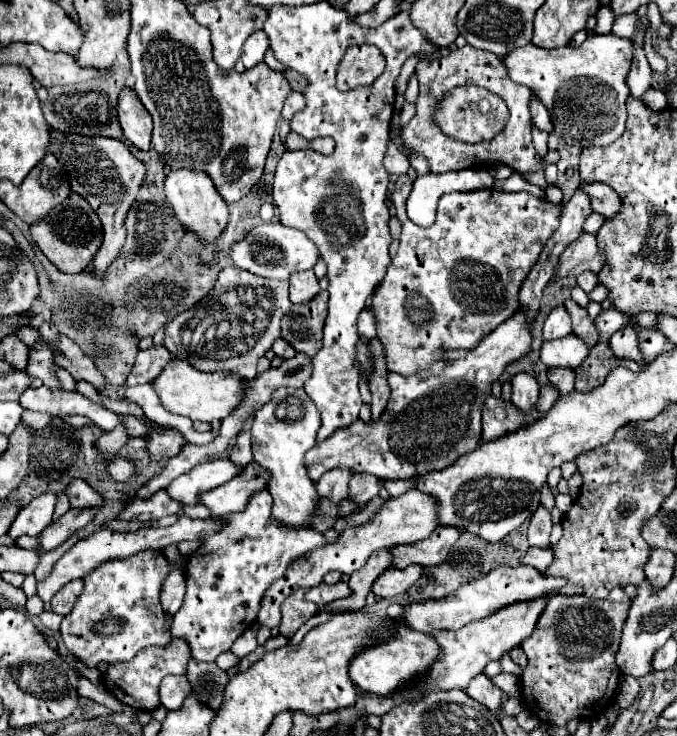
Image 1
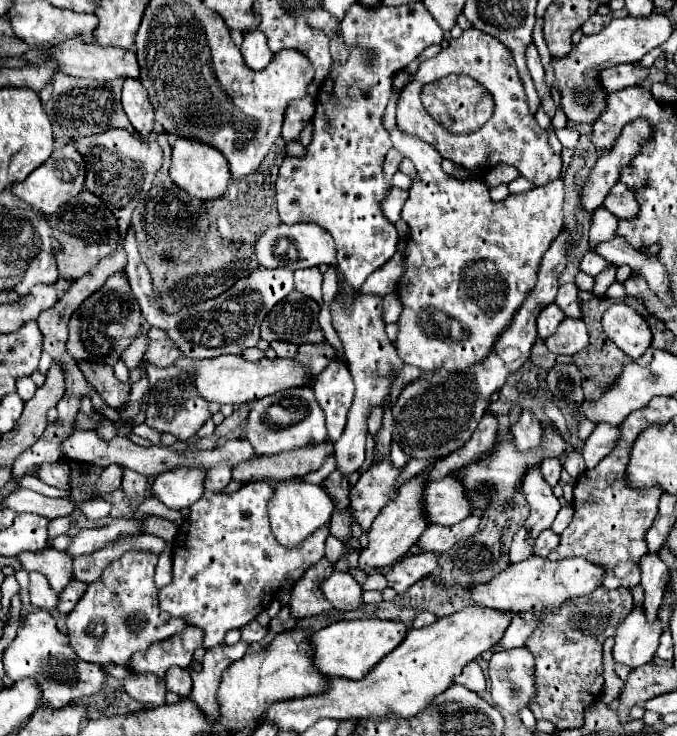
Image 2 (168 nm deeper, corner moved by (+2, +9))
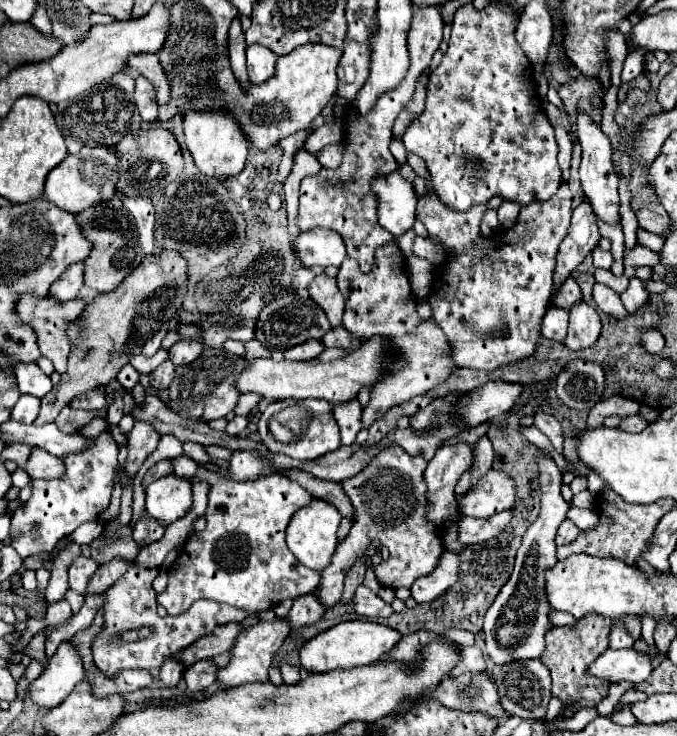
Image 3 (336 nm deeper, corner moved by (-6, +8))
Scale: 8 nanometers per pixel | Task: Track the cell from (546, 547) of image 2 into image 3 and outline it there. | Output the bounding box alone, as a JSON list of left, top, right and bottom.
[555,519,581,545]

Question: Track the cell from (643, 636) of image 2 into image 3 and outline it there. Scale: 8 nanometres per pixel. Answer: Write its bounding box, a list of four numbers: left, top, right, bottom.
[589,649,653,683]

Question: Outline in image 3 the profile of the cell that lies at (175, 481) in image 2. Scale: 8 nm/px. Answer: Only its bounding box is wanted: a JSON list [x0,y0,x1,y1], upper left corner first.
[145,475,191,527]

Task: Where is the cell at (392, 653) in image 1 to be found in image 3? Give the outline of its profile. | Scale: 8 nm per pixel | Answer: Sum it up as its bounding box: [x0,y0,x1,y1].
[299,621,401,673]

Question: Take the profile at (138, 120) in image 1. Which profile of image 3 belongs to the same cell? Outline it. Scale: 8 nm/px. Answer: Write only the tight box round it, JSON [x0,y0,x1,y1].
[135,77,157,121]

